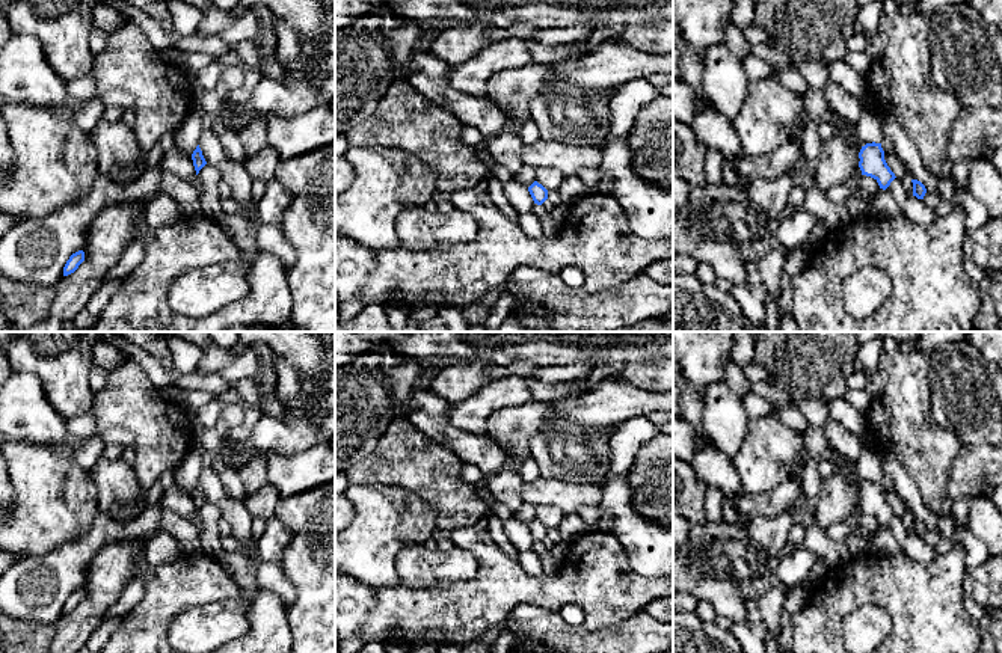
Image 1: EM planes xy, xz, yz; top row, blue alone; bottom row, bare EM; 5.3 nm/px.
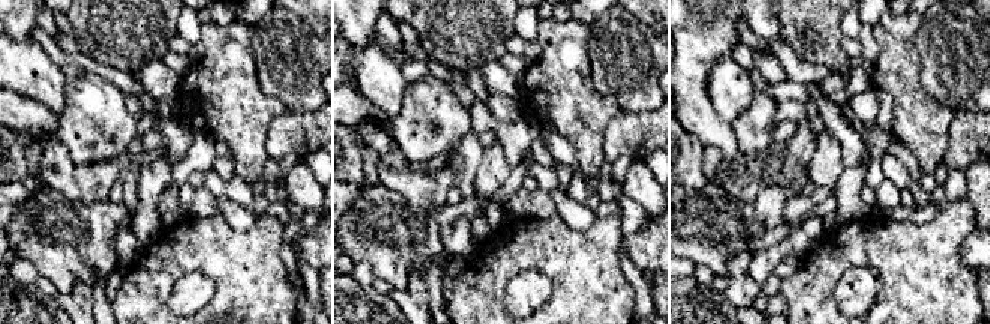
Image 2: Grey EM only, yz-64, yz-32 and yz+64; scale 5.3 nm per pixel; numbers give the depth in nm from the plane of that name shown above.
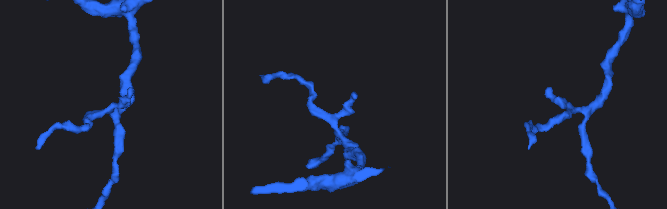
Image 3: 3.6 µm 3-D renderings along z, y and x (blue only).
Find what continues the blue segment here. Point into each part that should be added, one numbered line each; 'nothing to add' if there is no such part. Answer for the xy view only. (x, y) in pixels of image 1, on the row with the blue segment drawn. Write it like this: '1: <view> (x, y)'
nothing to add

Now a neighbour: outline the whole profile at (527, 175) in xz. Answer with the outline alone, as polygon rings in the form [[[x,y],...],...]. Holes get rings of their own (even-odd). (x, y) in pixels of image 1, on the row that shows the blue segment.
[[[522,166],[513,179],[525,187],[530,187],[536,181],[536,169],[531,166]]]

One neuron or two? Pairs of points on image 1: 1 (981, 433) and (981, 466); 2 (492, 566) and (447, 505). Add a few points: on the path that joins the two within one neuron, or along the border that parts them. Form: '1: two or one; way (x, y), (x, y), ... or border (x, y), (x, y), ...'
1: two; border (963, 444), (986, 445)
2: two; border (488, 504), (488, 510), (474, 524), (450, 533)

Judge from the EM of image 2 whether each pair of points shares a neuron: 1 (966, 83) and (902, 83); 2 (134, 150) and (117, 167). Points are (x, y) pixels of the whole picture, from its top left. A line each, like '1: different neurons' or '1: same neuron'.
1: different neurons
2: different neurons

